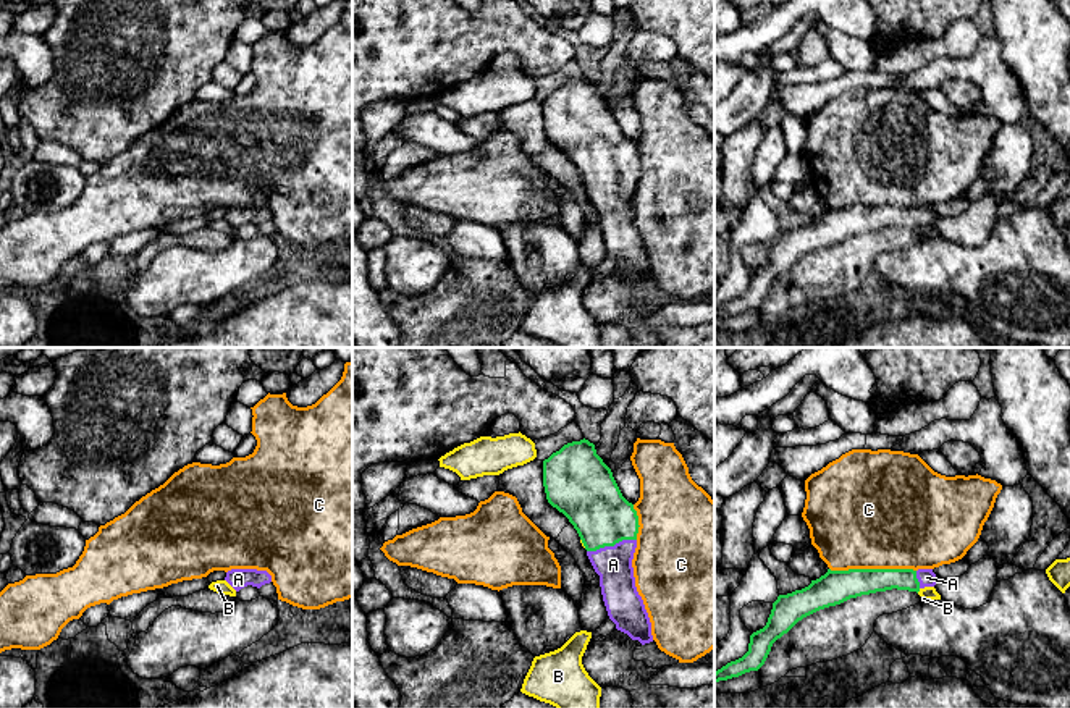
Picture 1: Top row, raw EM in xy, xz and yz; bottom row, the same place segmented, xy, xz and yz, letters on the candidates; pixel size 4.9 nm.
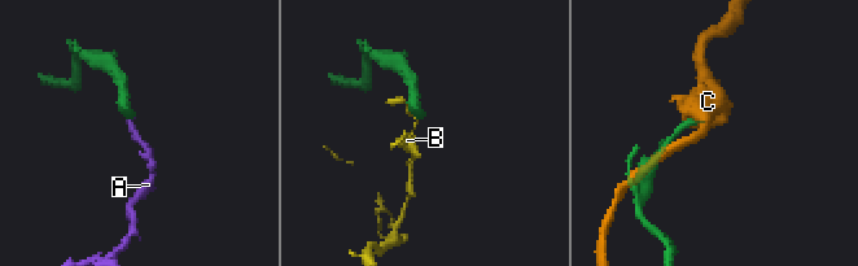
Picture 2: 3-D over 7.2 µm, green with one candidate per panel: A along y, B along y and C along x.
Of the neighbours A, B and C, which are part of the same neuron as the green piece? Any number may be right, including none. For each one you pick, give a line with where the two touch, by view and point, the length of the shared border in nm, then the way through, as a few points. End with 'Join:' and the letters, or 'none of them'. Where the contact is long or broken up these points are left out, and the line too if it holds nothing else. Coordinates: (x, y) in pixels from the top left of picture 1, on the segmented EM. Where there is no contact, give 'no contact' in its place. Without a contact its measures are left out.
A: meets green in xz at (611, 545); contact 260 nm long; runs through xz (592, 501), (608, 524), (611, 545), (613, 564)
Join: A

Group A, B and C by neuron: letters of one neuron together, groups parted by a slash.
A / B / C

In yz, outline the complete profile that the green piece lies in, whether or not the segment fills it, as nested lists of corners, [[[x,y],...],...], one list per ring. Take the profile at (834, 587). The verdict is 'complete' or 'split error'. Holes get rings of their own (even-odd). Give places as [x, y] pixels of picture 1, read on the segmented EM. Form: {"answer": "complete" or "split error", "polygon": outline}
{"answer": "split error", "polygon": [[[849,569],[831,571],[802,590],[779,595],[763,629],[750,635],[748,651],[714,672],[714,684],[758,671],[773,643],[787,634],[803,617],[840,605],[850,598],[886,590],[920,592],[934,587],[937,577],[933,569]]]}

